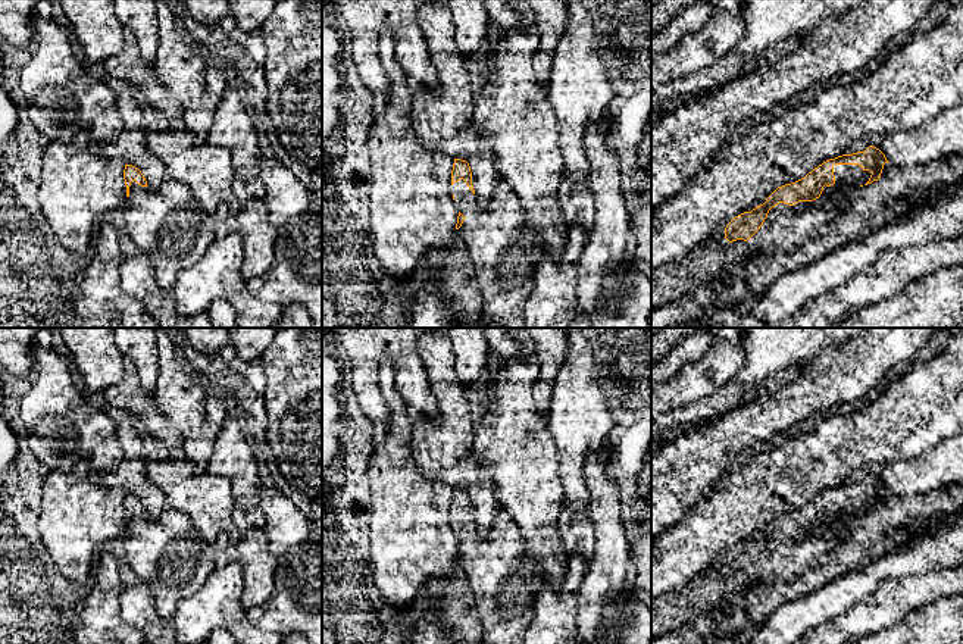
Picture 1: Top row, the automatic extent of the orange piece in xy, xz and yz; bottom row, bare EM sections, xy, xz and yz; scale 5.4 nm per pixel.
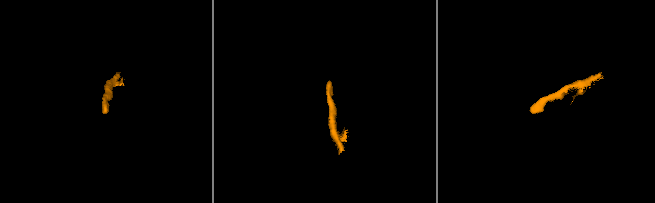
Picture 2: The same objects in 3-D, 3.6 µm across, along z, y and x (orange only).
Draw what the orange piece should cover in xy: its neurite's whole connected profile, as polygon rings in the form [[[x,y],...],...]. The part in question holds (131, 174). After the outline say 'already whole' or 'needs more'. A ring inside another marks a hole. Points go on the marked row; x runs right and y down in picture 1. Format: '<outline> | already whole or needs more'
[[[125,165],[123,179],[128,198],[118,223],[150,259],[157,285],[172,293],[176,276],[216,240],[212,215],[185,184],[169,176],[153,191],[138,168]]] | needs more

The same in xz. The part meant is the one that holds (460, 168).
[[[454,159],[451,188],[459,210],[456,229],[465,244],[463,257],[470,279],[482,294],[482,313],[493,328],[525,328],[525,304],[534,290],[538,262],[544,256],[544,246],[537,231],[515,191],[500,178],[491,200],[484,206],[479,204],[466,160]]] | needs more

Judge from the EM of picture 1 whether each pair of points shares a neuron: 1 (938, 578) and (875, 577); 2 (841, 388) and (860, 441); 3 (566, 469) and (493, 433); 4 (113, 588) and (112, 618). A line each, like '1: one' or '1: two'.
1: two
2: two
3: two
4: one

